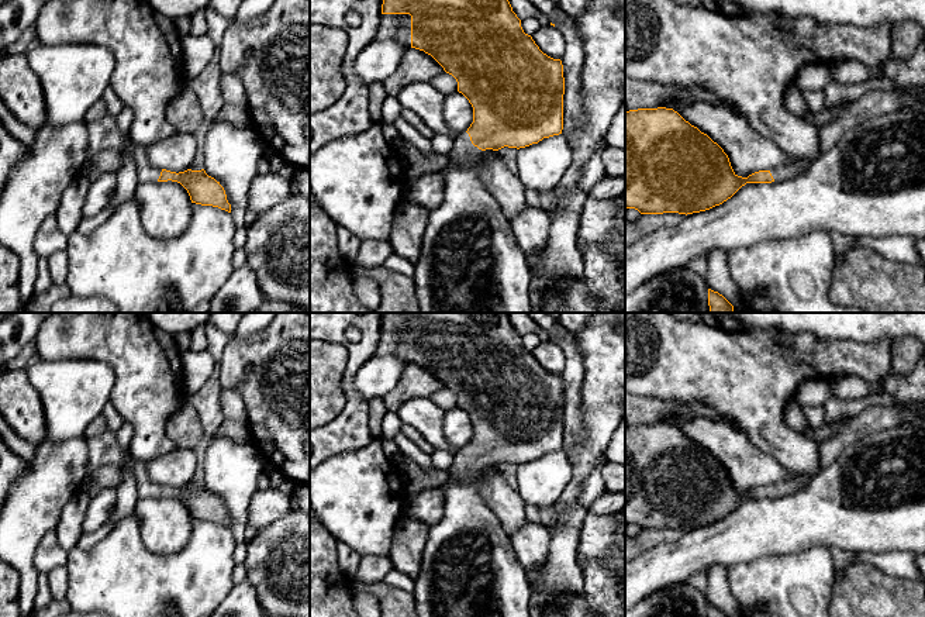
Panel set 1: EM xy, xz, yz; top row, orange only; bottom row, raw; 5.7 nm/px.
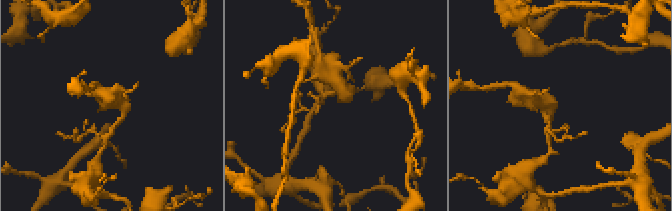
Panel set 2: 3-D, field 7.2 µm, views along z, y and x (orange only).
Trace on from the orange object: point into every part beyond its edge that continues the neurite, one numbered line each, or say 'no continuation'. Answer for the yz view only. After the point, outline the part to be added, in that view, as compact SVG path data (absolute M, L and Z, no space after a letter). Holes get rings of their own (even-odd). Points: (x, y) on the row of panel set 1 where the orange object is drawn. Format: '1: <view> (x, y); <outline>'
1: yz (791, 169); M795 159L794 162L781 165L780 168L770 169L770 173L774 180L786 180L804 172L807 165L808 165L807 161Z

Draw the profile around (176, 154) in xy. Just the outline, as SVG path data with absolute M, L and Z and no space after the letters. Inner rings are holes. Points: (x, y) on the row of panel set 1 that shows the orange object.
M177 132L173 137L145 147L149 165L170 172L190 169L196 156L196 138L193 134Z

